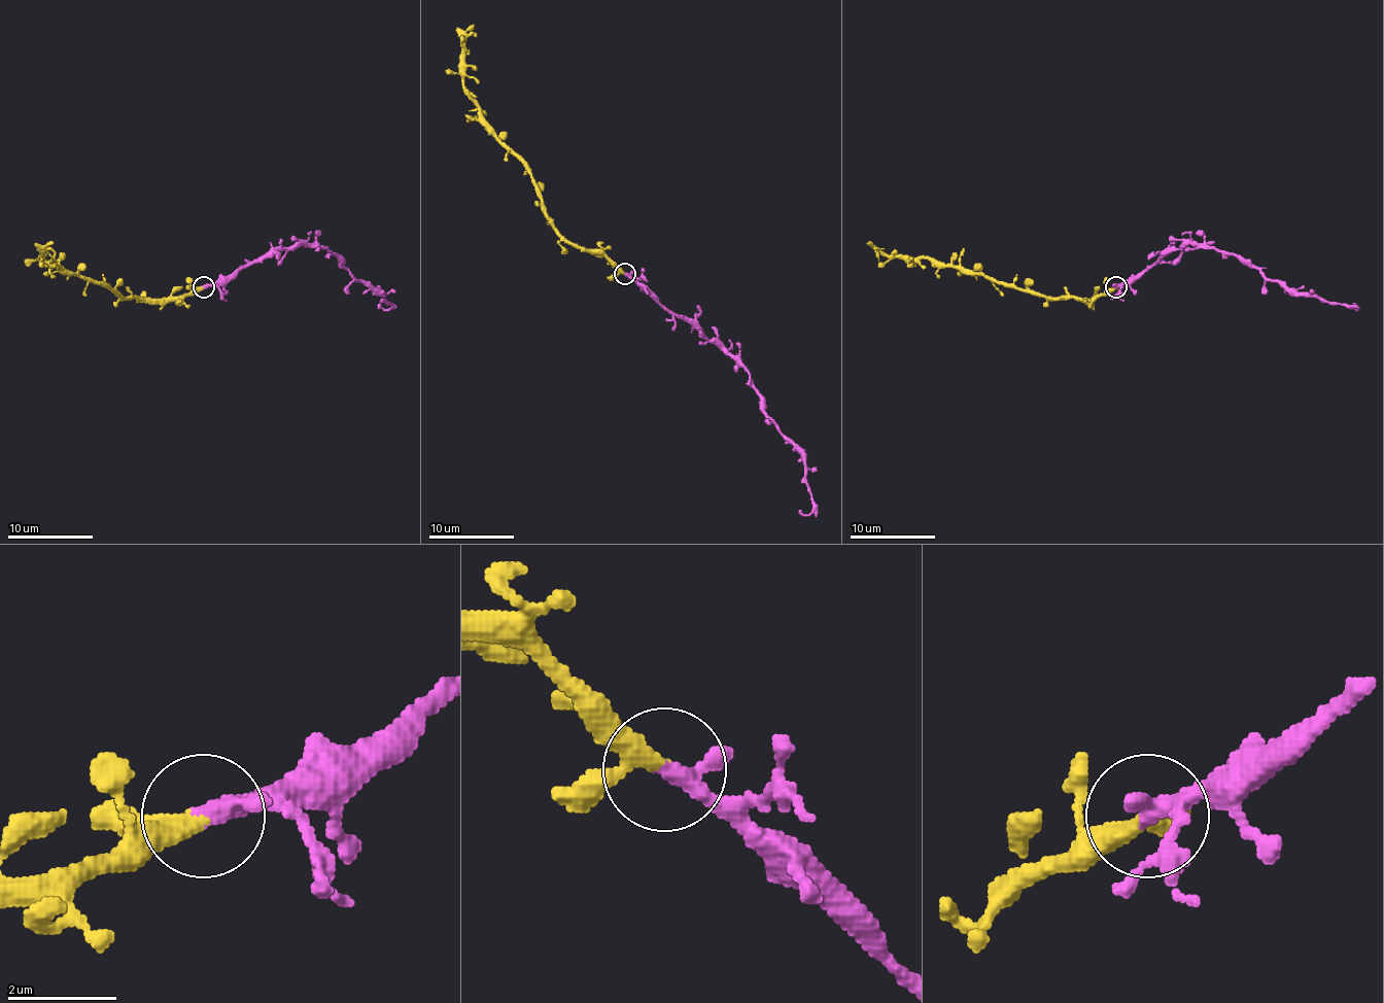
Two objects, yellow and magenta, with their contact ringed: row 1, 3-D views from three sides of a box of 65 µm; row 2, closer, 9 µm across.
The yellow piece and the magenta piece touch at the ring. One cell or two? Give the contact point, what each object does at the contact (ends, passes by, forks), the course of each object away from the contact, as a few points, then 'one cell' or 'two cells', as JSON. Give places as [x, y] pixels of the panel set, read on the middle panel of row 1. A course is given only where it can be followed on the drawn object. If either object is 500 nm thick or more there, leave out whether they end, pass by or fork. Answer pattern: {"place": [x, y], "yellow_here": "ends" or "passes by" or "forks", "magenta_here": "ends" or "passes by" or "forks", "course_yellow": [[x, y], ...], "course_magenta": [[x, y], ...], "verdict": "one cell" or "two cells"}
{"place": [624, 274], "yellow_here": "passes by", "magenta_here": "passes by", "course_yellow": [[625, 273], [601, 253], [572, 245], [546, 213], [531, 171], [482, 115], [463, 83], [463, 41], [476, 36]], "course_magenta": [[625, 273], [715, 339], [749, 373], [761, 410], [802, 456], [812, 510], [799, 510]], "verdict": "one cell"}

